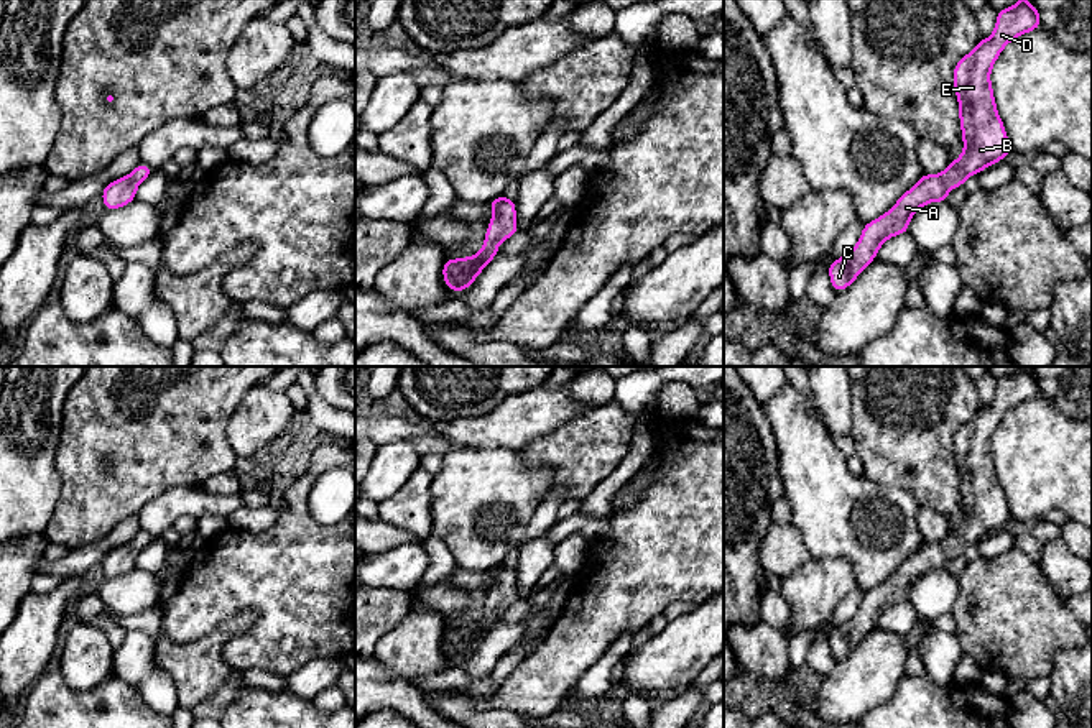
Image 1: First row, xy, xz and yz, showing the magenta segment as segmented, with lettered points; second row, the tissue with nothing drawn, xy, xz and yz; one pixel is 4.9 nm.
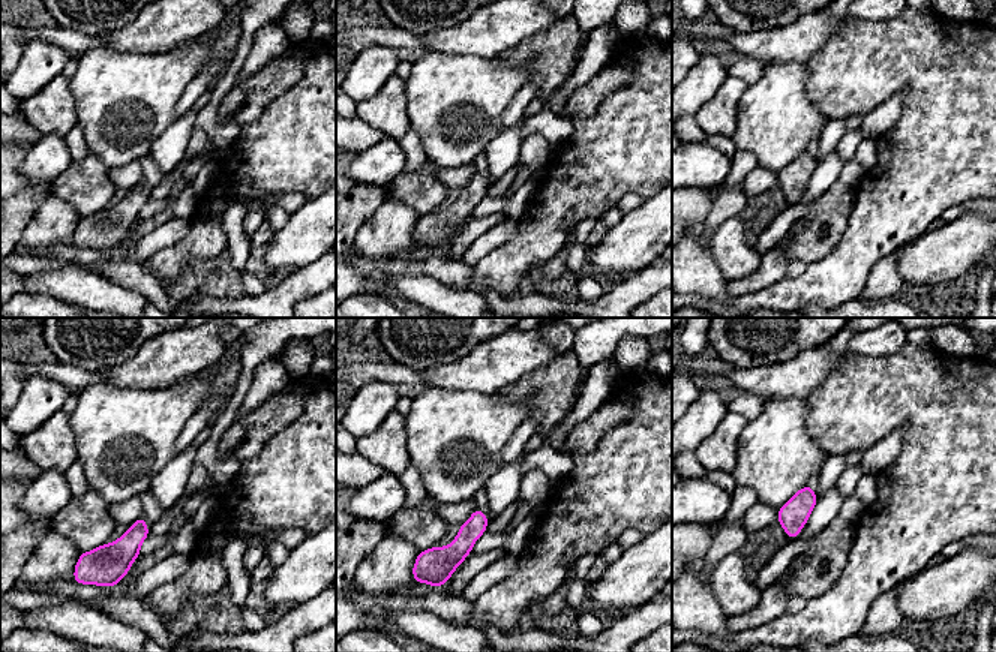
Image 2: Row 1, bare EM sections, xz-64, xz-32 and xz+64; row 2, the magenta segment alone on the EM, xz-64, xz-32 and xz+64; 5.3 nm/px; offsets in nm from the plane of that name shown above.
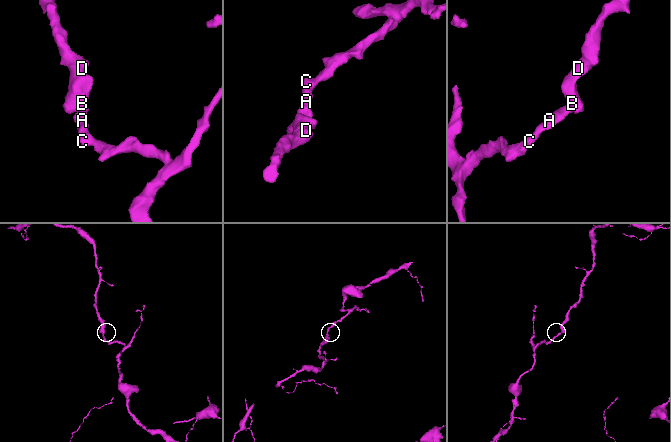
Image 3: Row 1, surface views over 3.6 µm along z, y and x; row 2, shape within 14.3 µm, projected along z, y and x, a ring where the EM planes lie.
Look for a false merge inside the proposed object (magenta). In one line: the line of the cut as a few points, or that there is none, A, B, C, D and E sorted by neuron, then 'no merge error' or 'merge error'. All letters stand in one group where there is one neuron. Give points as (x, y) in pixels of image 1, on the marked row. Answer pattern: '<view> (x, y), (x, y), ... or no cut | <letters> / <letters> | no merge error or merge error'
no cut | A B C D E | no merge error

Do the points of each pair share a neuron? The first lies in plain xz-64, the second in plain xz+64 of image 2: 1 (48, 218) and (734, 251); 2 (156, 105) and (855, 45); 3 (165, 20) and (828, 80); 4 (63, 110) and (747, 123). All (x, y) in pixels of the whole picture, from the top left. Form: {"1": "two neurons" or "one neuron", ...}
{"1": "one neuron", "2": "two neurons", "3": "two neurons", "4": "two neurons"}

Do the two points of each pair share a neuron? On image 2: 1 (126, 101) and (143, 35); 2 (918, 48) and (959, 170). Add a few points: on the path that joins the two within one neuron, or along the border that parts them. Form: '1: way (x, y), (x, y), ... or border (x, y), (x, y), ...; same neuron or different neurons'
1: border (104, 45), (120, 51), (167, 51), (173, 48); different neurons
2: way (948, 78), (959, 89), (959, 140); same neuron

